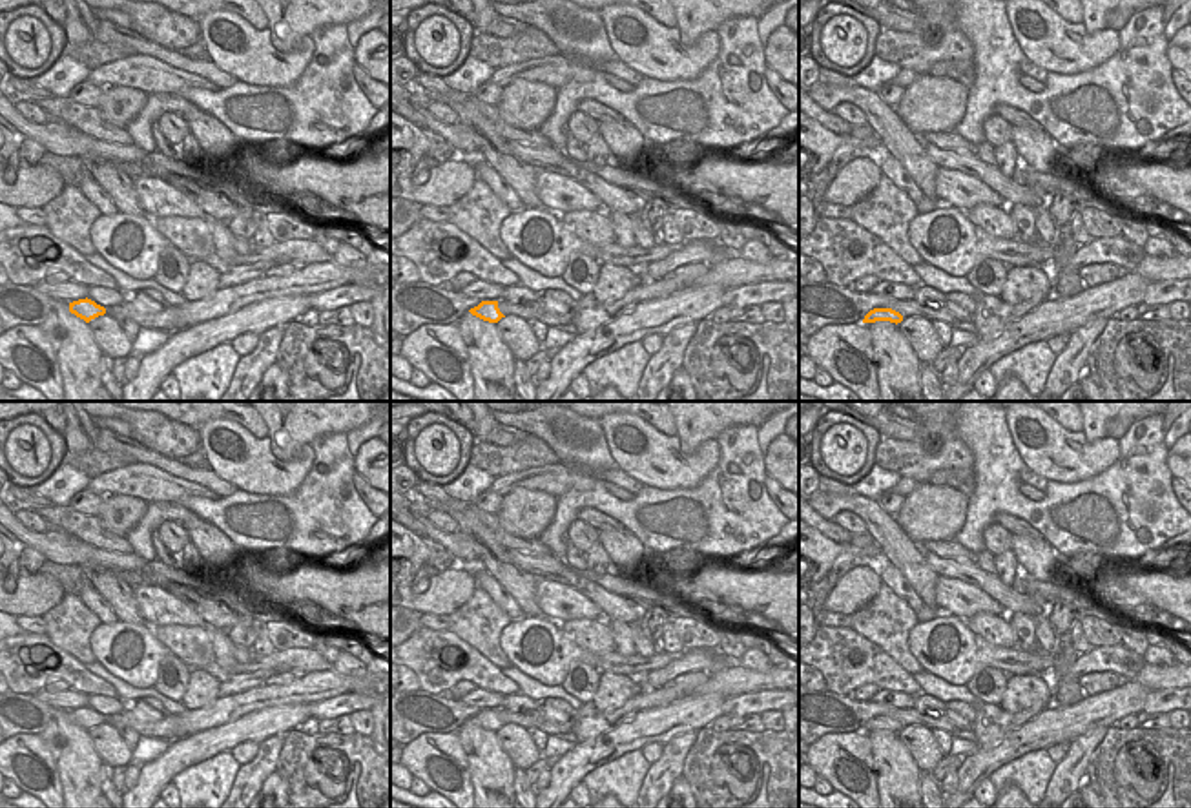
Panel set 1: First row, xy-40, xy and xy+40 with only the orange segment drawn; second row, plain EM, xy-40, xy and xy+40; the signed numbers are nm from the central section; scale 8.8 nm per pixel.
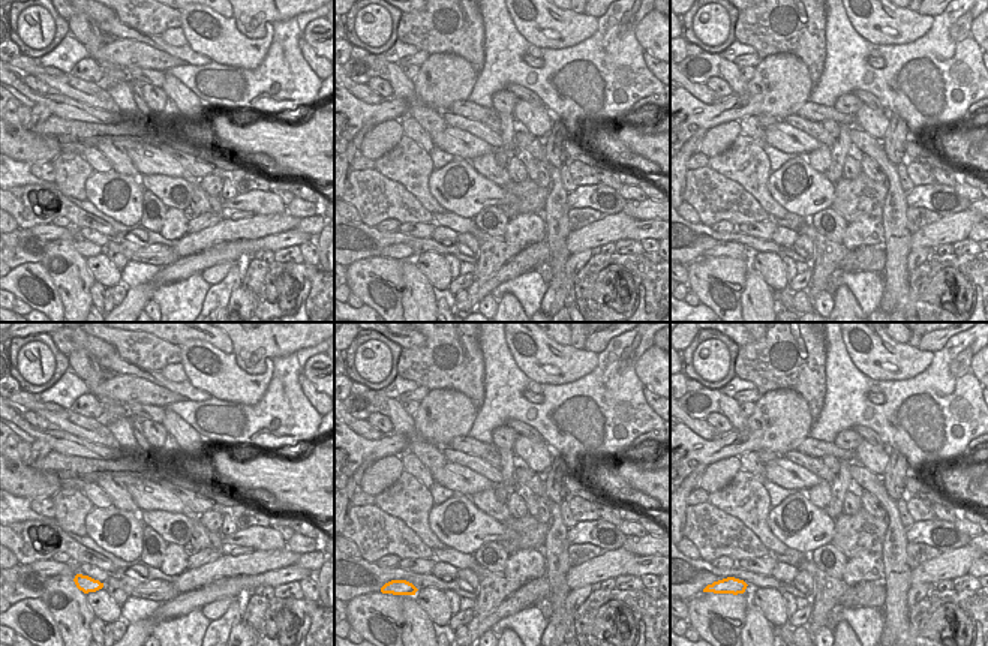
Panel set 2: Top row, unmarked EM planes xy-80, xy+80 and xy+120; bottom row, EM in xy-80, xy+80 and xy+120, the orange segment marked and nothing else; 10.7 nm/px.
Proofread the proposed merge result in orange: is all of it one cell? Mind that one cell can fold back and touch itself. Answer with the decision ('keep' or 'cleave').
keep

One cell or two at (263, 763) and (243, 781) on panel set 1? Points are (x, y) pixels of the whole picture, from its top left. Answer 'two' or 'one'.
one

